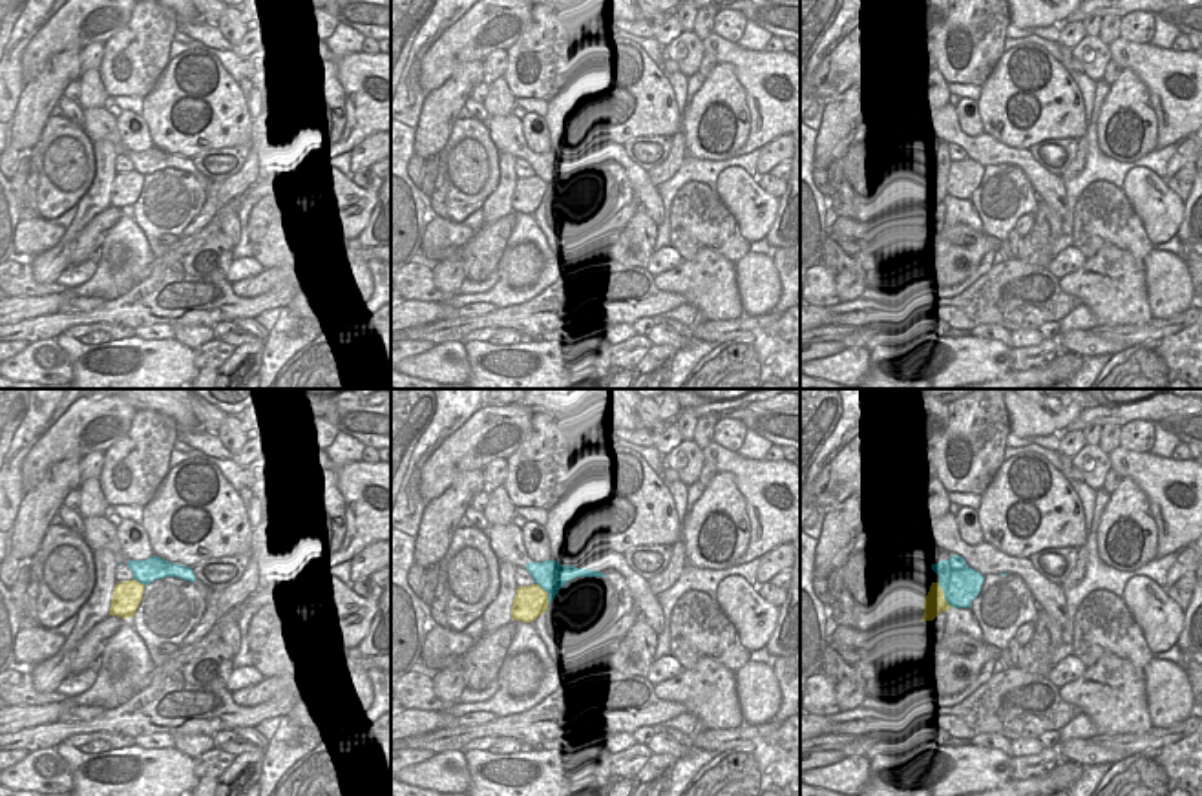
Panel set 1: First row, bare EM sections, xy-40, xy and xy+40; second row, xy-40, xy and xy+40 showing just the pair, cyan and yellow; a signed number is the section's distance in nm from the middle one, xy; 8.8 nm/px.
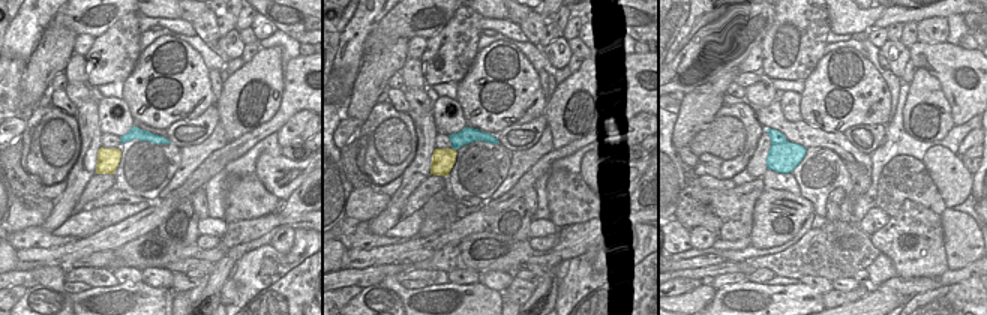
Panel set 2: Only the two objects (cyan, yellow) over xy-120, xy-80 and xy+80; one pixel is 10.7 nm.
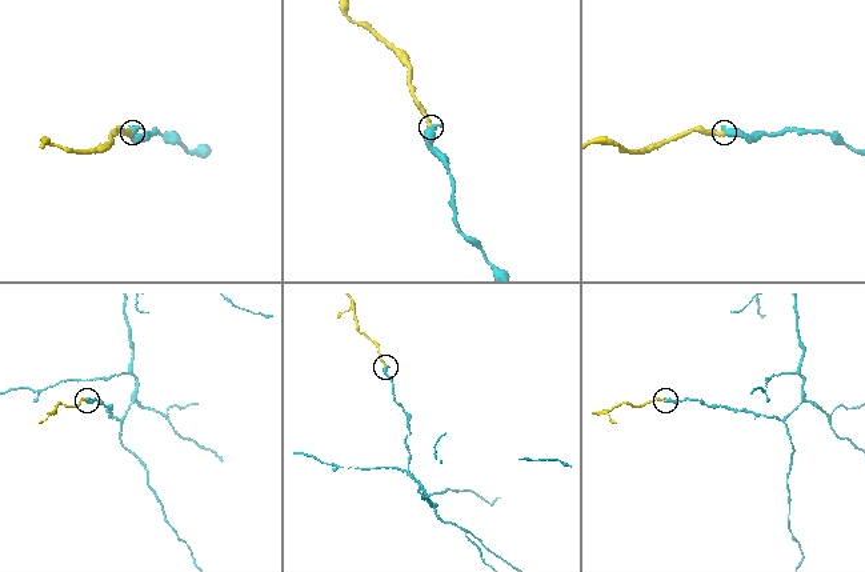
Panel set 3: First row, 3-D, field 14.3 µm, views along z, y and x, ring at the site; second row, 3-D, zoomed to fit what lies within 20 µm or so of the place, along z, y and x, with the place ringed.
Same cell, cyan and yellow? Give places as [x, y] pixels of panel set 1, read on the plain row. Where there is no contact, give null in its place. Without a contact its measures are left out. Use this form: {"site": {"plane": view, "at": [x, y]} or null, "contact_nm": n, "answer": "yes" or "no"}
{"site": {"plane": "xy+40", "at": [945, 187]}, "contact_nm": 260, "answer": "yes"}

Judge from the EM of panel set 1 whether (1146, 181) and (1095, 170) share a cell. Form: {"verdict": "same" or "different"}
{"verdict": "different"}

